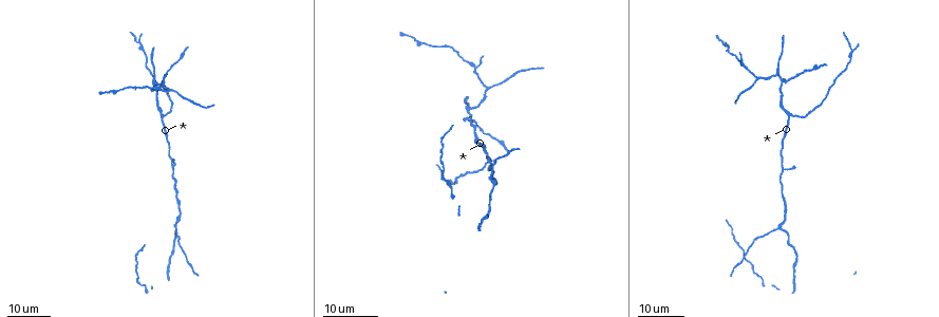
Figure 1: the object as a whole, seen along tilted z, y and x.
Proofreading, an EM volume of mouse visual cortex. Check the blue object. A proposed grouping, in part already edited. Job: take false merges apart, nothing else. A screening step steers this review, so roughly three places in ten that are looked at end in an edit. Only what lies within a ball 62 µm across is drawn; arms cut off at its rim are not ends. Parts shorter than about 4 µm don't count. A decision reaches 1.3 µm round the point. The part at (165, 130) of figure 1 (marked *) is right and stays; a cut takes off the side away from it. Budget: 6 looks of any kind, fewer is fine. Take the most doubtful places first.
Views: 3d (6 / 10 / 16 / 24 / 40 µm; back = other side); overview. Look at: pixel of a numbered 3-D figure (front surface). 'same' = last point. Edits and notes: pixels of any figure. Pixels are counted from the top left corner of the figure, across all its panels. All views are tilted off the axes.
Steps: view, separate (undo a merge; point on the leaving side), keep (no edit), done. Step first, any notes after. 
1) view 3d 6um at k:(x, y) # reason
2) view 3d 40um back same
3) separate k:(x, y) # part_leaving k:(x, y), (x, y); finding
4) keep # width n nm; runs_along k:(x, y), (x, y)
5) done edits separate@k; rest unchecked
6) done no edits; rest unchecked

view 3d 16um at 1:(781, 81)

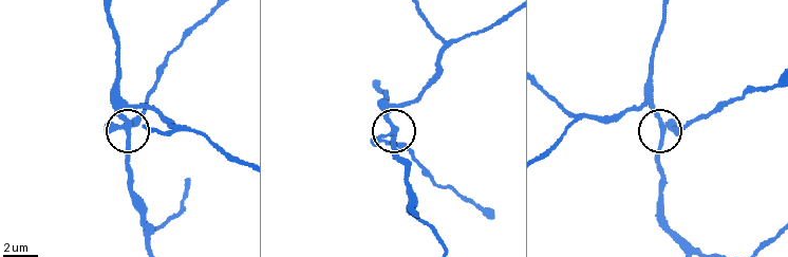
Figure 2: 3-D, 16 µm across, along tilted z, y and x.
view 3d 10um at 2:(124, 128)

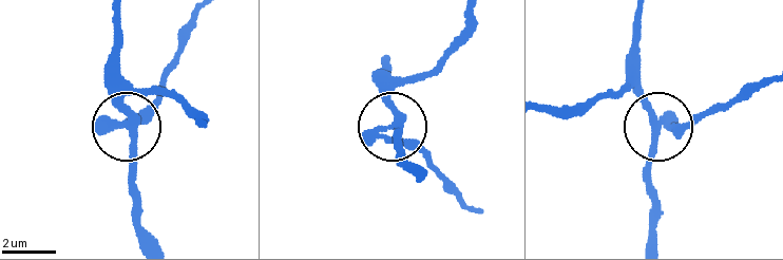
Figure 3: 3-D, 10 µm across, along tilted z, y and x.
separate 3:(150, 111) # arms 4; a second neuron is stuck on

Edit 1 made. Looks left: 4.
view 3d 24um at 1:(179, 219) # a fork

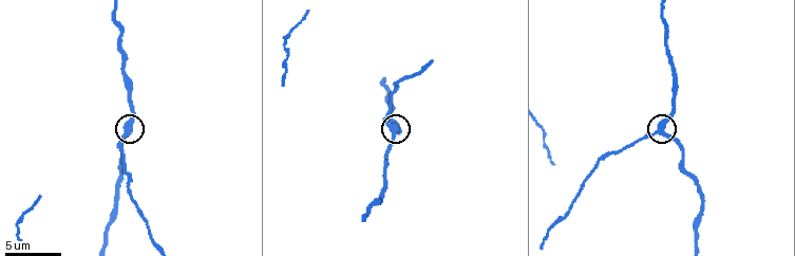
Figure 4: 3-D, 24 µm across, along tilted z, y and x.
view 3d 6um at 4:(662, 132) # closer look

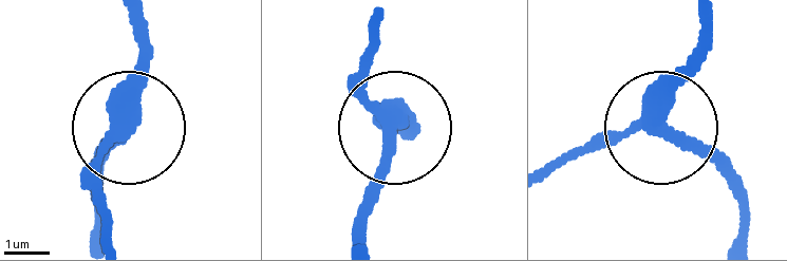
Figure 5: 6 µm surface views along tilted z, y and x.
separate 5:(372, 190) # side_arm 17 um; arms 3; a second neuron is stuck on

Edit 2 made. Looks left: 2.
done edits separate@3, separate@5; rest unchecked

